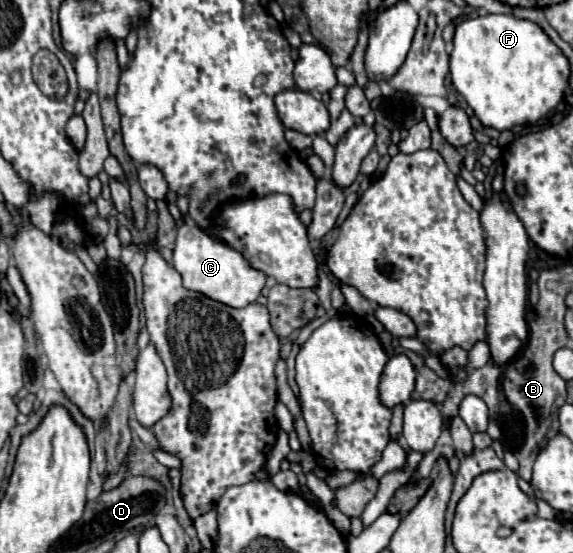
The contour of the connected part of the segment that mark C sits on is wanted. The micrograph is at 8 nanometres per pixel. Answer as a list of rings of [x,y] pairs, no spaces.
[[[186,222],[178,228],[176,246],[174,246],[174,268],[182,276],[182,284],[188,290],[200,292],[216,302],[222,302],[230,308],[244,308],[258,300],[262,288],[266,286],[266,274],[260,270],[252,270],[248,262],[244,262],[242,254],[224,246],[224,242],[208,236],[194,222]]]

